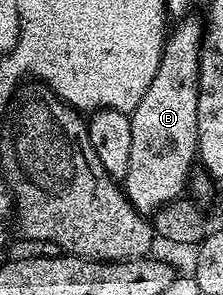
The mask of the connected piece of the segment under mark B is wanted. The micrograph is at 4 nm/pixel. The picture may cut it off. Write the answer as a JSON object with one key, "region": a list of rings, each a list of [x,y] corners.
{"region":[[[183,17],[166,36],[161,61],[157,65],[157,73],[153,73],[153,81],[149,89],[145,89],[145,97],[137,101],[137,109],[130,112],[133,129],[133,146],[129,148],[129,173],[121,180],[121,186],[129,202],[144,217],[151,217],[155,212],[173,202],[188,190],[192,178],[191,166],[196,166],[199,150],[199,122],[197,121],[197,105],[199,104],[199,54],[203,48],[205,23],[202,18]]]}

